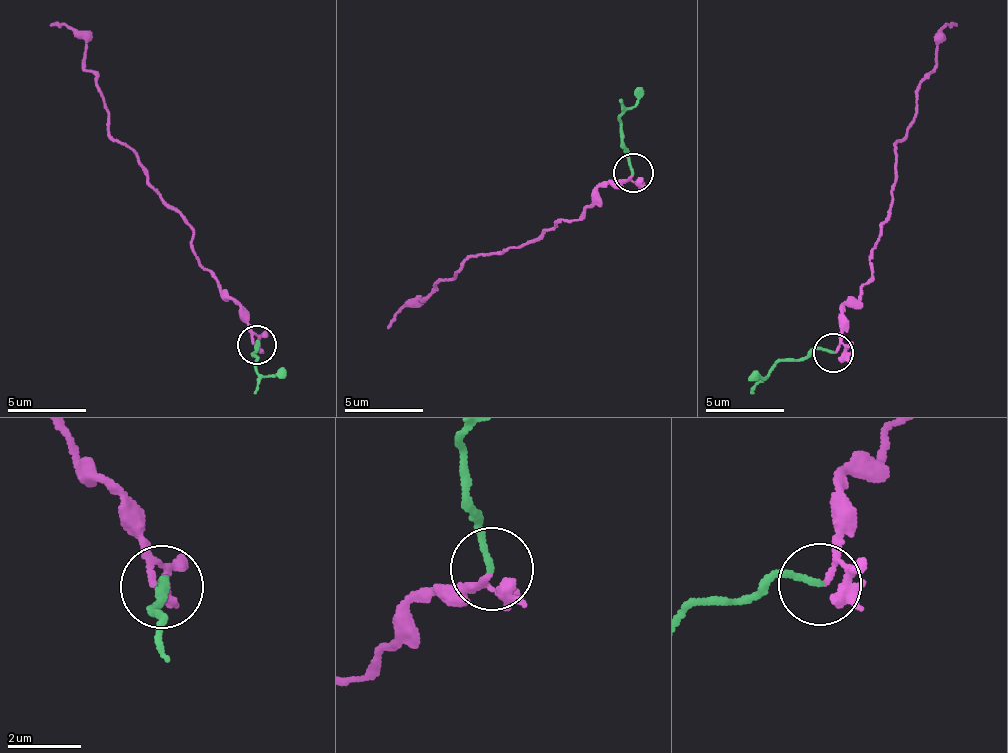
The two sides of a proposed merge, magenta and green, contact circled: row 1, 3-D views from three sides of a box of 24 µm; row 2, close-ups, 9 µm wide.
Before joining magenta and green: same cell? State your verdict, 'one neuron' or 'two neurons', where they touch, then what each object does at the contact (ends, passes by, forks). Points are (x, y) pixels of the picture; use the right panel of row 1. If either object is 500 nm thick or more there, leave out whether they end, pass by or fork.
one neuron; place (833, 352); magenta passes by; green ends

